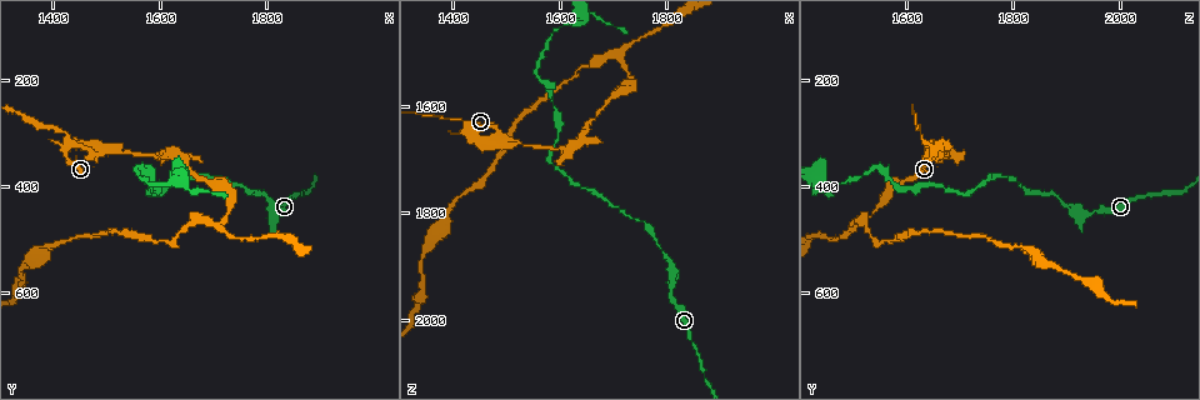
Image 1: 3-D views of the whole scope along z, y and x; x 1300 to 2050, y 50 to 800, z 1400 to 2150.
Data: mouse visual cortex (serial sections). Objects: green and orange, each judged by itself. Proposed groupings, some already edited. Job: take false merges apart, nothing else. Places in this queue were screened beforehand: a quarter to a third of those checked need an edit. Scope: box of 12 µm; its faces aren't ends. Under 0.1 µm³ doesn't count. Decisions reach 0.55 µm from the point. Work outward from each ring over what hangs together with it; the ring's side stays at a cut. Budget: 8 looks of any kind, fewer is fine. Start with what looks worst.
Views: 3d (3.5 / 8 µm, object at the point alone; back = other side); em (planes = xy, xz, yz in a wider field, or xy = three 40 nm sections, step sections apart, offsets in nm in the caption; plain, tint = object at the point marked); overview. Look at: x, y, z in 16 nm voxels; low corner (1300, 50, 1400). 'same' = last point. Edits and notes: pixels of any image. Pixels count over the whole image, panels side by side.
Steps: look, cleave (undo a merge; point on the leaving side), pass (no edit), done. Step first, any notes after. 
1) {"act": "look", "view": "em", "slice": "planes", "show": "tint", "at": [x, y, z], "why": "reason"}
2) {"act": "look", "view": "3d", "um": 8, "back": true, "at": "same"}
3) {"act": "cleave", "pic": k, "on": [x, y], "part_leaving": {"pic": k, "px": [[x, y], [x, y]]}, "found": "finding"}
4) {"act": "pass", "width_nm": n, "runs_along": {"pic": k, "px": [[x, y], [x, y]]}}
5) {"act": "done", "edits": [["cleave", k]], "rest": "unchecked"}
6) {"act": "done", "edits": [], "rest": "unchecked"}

{"act": "look", "view": "3d", "um": 3.5, "at": [1705, 470, 1510], "why": "abrupt turn"}

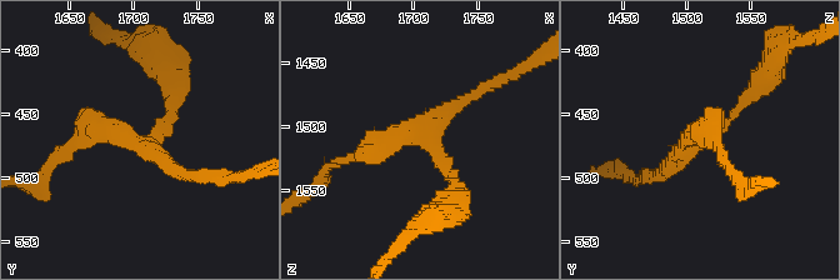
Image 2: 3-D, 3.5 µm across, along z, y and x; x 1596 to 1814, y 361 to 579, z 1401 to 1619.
{"act": "pass", "arm_widths_nm": [150, 200, 300], "runs_along": {"pic": 2, "px": [[173, 88], [153, 138], [73, 141]]}, "found": "continuous, no second cell"}

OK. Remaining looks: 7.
{"act": "look", "view": "3d", "um": 8, "at": [1585, 410, 1705], "why": "sharp bend"}

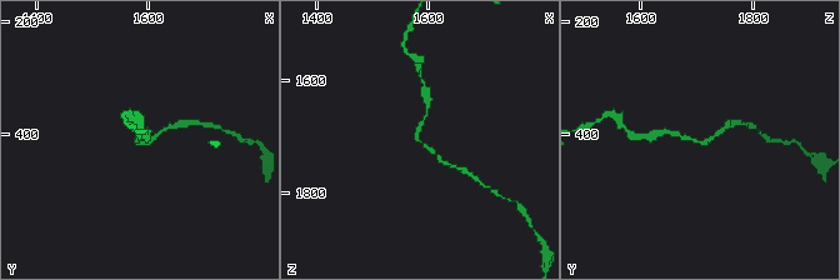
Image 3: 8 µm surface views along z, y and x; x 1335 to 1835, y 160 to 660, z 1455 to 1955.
{"act": "look", "view": "em", "slice": "xy", "step": 2, "show": "tint", "at": [1575, 415, 1705], "arm_widths_nm": [150, 150], "why": "now the EM"}

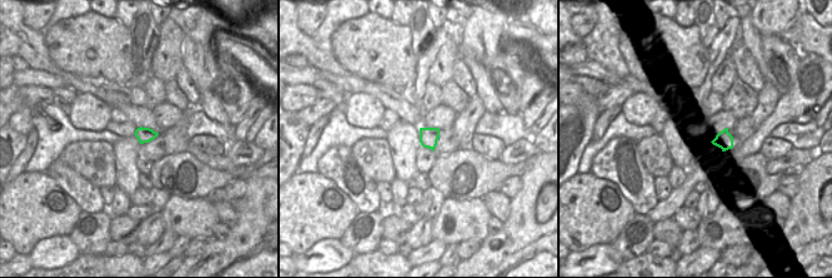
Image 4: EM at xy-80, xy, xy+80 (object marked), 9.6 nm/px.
{"act": "pass", "found": "one cell here"}

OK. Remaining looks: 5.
{"act": "look", "view": "3d", "um": 3.5, "at": [1555, 370, 1545], "why": "abrupt turn"}

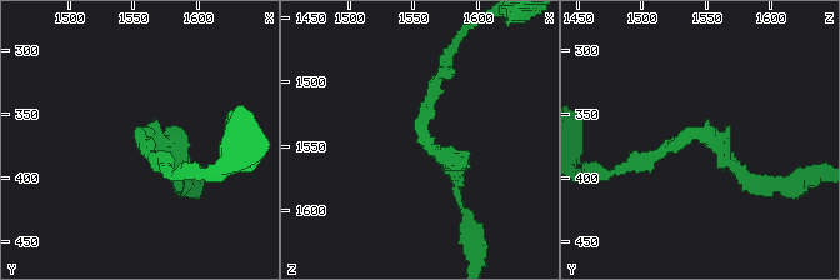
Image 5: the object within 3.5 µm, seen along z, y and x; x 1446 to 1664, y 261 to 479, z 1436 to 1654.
{"act": "look", "view": "em", "slice": "xy", "step": 2, "show": "tint", "at": [1560, 368, 1548], "arm_widths_nm": [150, 200]}

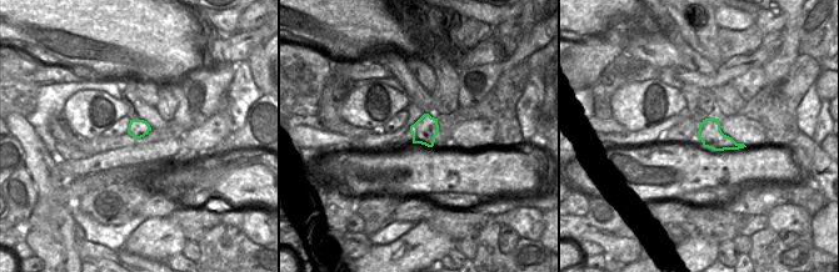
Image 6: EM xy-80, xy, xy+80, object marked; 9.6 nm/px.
{"act": "pass", "runs_along": {"pic": 5, "px": [[755, 185], [710, 135], [634, 165]]}, "found": "continuous, no second cell"}

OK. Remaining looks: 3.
{"act": "done", "edits": [], "rest": "unchecked"}

